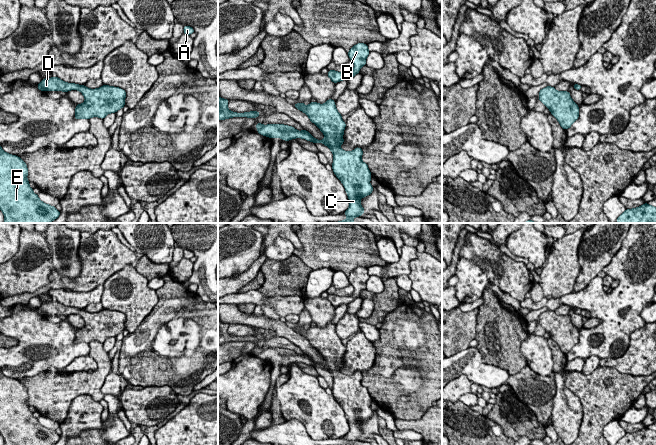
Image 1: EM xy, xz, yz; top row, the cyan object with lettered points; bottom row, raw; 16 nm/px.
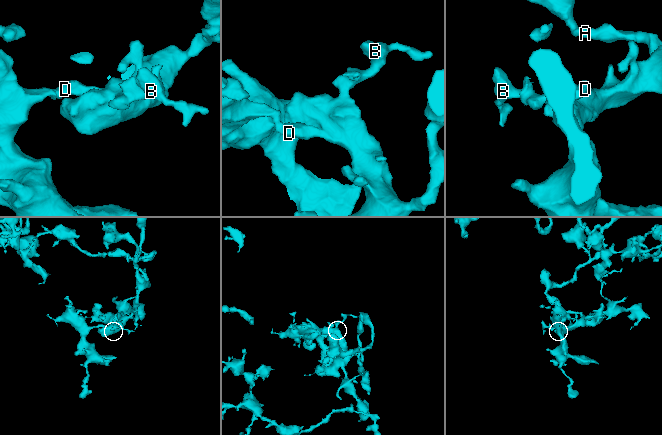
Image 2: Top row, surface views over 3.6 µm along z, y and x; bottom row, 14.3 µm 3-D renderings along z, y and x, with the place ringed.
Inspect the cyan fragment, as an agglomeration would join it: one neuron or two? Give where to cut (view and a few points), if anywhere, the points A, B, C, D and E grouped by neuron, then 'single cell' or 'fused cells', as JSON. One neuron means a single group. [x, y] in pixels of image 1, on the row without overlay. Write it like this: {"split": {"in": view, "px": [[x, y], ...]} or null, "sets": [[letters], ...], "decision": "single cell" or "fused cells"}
{"split": null, "sets": [["A", "B", "C", "D", "E"]], "decision": "single cell"}

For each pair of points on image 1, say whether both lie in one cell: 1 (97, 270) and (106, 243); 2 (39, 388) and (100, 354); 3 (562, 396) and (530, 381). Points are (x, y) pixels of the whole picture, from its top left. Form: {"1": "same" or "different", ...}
{"1": "same", "2": "same", "3": "different"}

